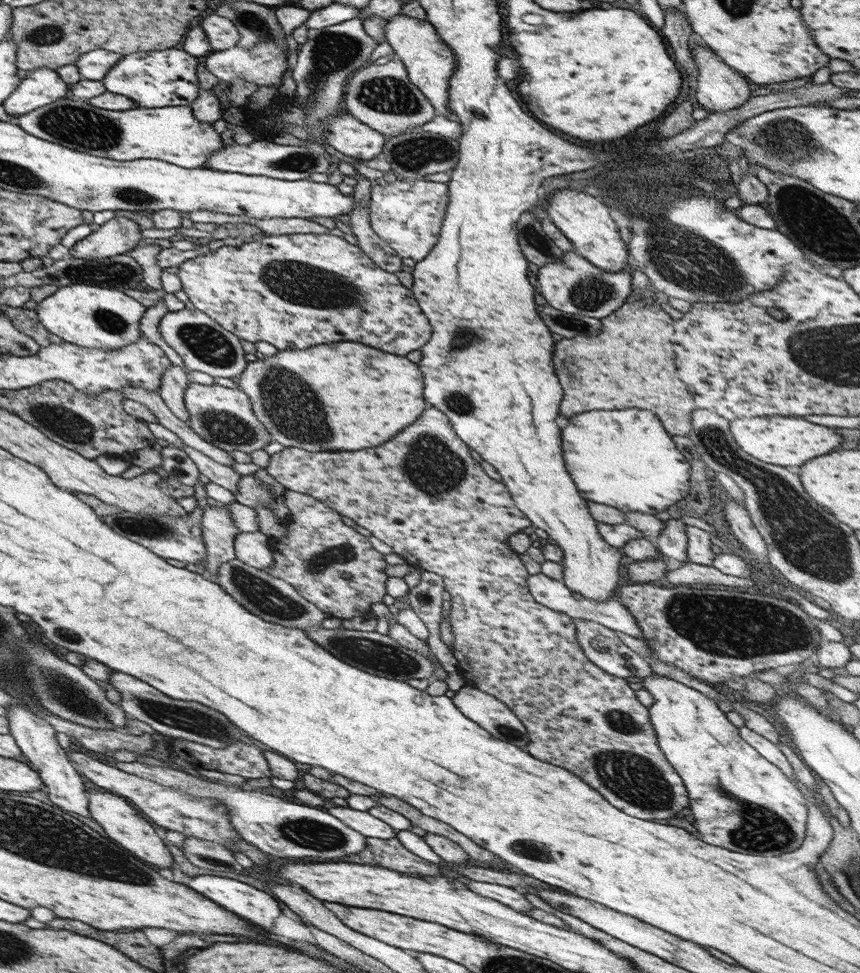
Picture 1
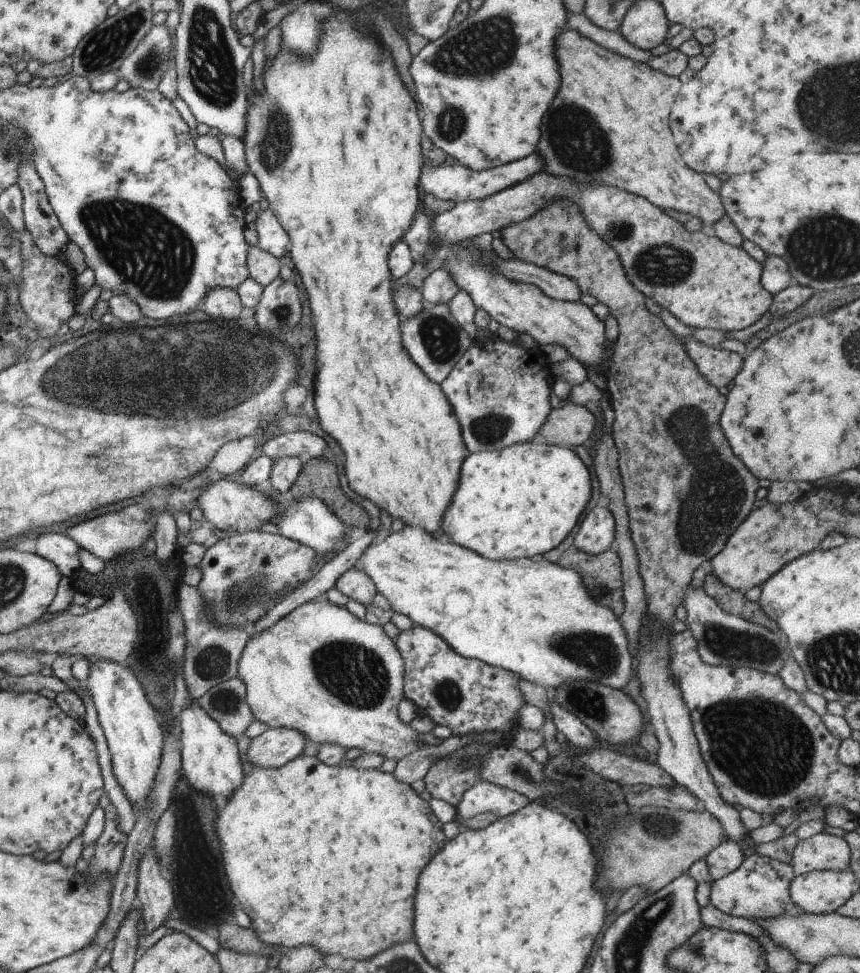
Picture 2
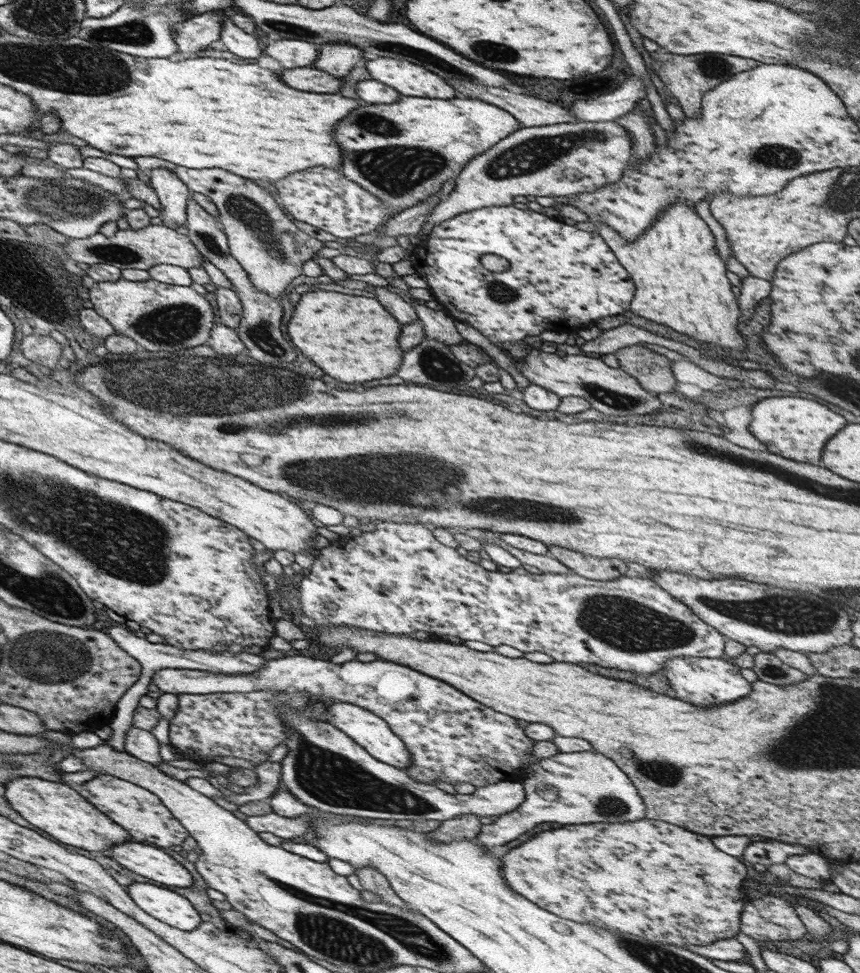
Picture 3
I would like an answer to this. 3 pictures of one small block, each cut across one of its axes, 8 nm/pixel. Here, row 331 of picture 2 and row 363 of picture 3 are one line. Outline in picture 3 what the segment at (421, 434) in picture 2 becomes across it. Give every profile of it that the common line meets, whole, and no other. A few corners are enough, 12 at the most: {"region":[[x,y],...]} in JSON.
{"region":[[308,291],[291,344],[327,376],[395,374],[400,327],[374,298]]}

